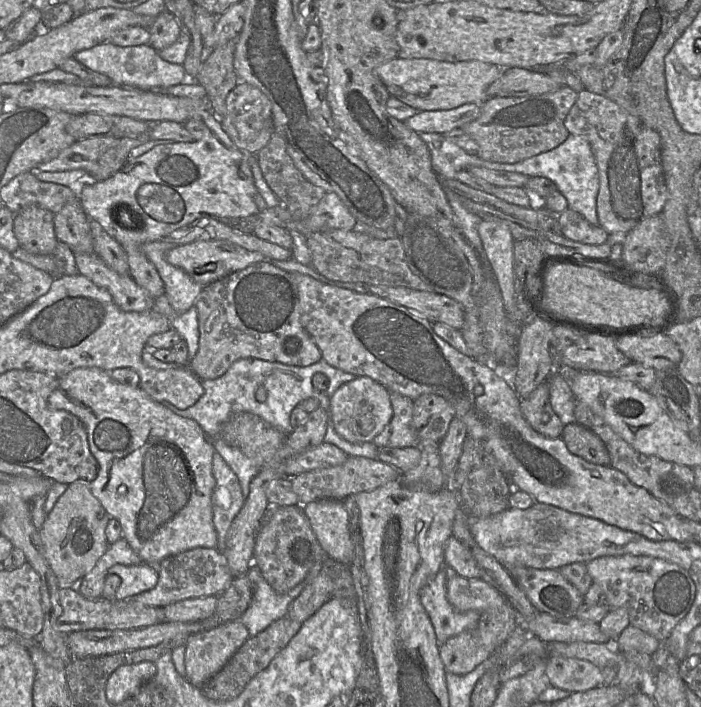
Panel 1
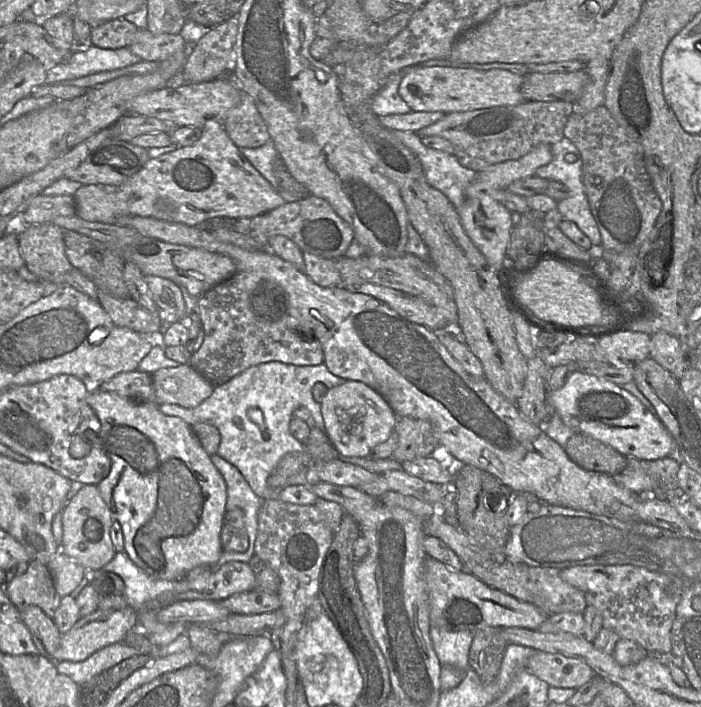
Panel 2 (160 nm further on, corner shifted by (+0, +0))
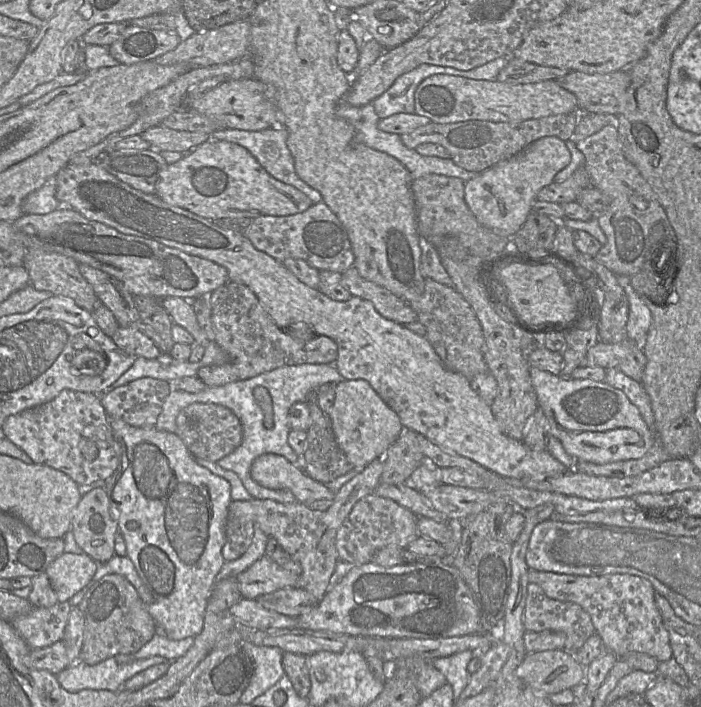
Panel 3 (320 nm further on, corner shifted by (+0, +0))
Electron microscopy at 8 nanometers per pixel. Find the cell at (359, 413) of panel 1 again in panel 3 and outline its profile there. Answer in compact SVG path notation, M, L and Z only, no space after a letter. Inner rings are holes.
M343 379L336 384L335 398L328 418L339 448L355 468L364 469L372 460L383 458L404 430L397 414L362 379Z

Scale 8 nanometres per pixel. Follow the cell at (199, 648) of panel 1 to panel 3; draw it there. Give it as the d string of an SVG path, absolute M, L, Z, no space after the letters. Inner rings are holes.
M109 417L108 421L122 446L122 454L117 470L105 479L103 489L117 514L127 556L152 594L147 610L155 622L157 633L163 633L172 640L196 637L203 629L215 577L225 561L222 549L226 542L226 523L232 502L231 485L228 480L201 466L177 433L156 427L131 426L114 417Z

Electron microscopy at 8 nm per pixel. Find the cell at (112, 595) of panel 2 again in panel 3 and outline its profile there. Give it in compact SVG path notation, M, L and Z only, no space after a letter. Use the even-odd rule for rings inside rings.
M107 574L96 581L77 605L84 616L83 643L79 660L95 665L118 654L137 652L158 629L135 587L122 575Z

